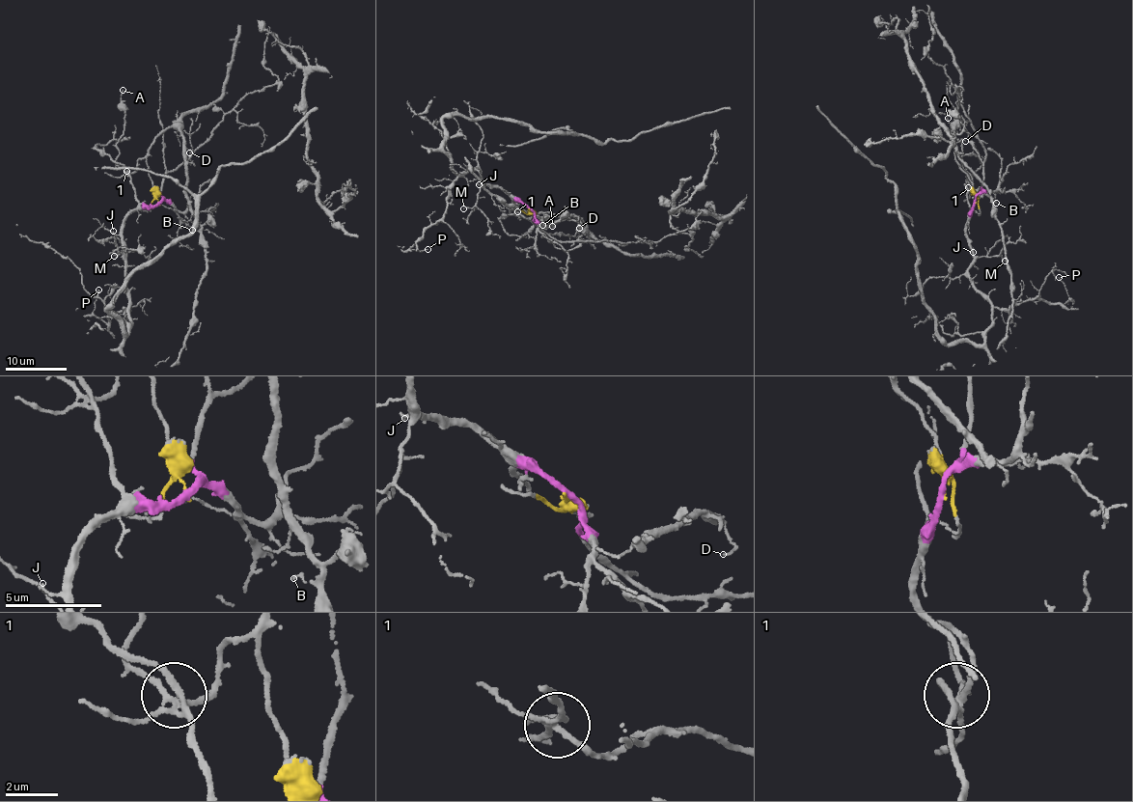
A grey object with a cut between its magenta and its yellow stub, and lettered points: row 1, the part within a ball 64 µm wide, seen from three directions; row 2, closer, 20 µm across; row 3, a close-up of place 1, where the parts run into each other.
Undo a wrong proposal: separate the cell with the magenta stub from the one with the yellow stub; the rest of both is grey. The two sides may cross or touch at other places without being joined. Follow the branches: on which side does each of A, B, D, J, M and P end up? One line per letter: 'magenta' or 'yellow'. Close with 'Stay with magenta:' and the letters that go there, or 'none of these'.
A: yellow
B: yellow
D: yellow
J: magenta
M: magenta
P: magenta
Stay with magenta: J, M, P

